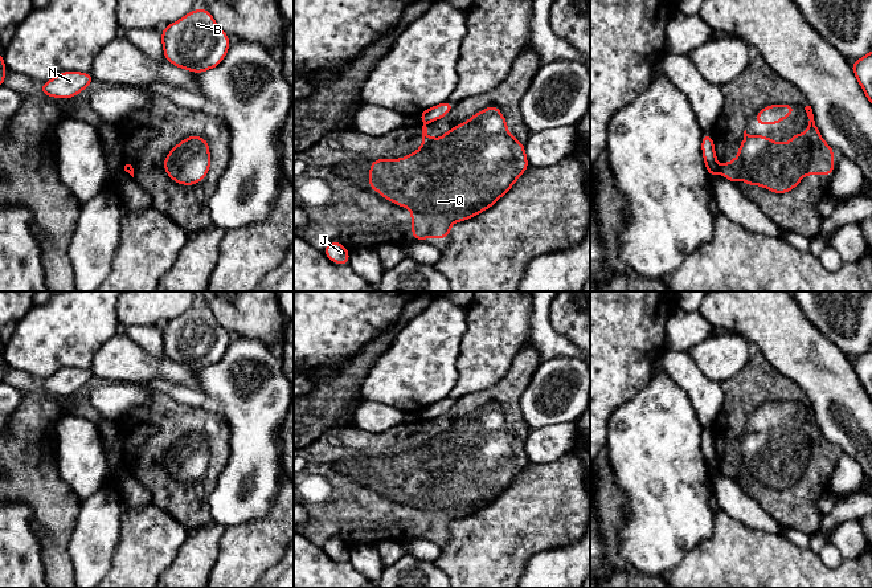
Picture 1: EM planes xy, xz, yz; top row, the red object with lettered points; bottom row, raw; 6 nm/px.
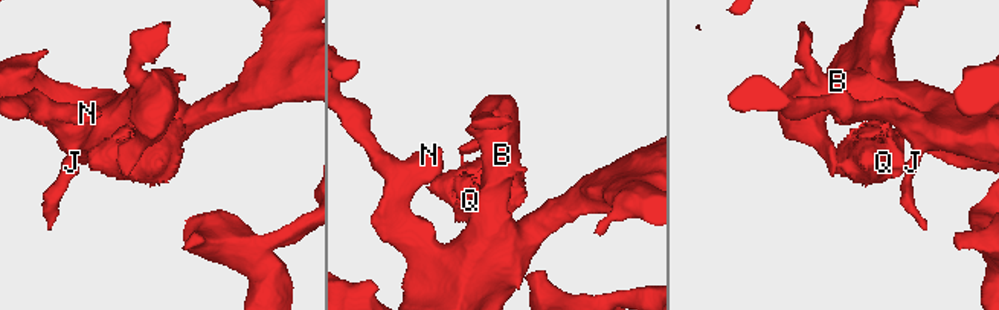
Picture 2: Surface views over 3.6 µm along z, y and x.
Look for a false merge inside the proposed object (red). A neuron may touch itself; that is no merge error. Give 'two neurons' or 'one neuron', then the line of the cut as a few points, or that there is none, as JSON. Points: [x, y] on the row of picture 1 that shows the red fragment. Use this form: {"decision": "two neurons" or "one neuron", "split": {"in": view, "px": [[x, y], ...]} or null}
{"decision": "two neurons", "split": {"in": "yz", "px": [[717, 166], [719, 171]]}}

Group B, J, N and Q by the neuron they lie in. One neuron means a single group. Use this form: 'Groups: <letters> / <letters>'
Groups: B J N / Q

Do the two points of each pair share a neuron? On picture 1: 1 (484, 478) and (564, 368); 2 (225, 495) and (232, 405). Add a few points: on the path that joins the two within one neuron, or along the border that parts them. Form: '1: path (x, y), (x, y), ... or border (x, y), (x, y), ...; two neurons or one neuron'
1: border (525, 390), (520, 397), (520, 409), (529, 428); two neurons
2: path (242, 473), (242, 428); one neuron

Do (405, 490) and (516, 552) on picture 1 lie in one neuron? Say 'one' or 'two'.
two

